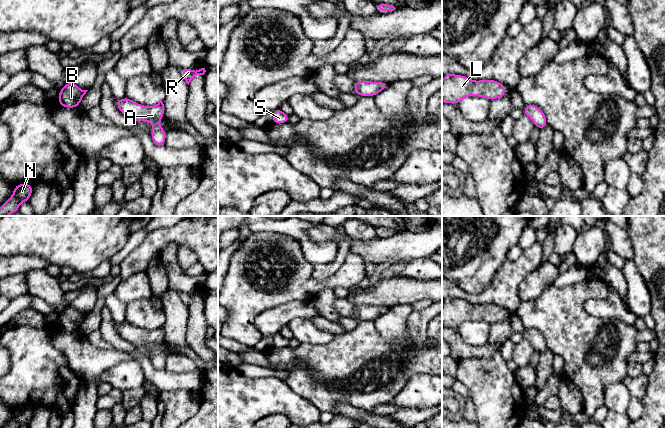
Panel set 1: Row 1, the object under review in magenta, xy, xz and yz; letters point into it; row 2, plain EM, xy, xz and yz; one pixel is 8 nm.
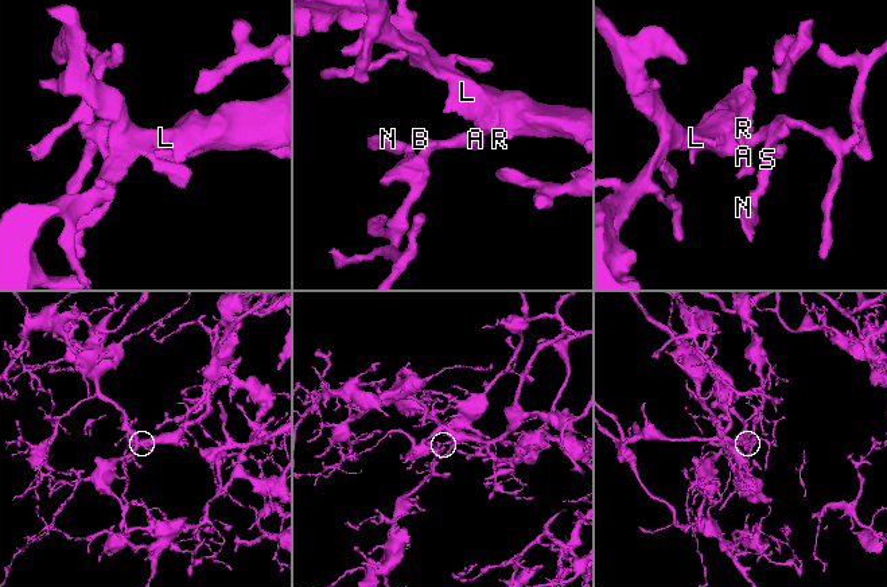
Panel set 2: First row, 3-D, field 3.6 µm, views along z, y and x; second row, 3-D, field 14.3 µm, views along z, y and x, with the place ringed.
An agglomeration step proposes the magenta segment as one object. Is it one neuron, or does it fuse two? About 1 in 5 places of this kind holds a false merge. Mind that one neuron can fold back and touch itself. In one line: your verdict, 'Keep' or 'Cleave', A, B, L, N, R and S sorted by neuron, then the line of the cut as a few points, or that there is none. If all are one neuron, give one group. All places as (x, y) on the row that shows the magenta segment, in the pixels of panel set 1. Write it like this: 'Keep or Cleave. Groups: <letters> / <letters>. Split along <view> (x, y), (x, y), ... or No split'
Keep. Groups: A B L N R S. No split

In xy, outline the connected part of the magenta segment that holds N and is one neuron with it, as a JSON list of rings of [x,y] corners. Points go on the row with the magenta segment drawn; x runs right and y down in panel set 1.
[[[22,183],[16,185],[13,195],[0,207],[0,216],[8,216],[9,214],[19,211],[20,203],[28,202],[32,192],[32,184]]]

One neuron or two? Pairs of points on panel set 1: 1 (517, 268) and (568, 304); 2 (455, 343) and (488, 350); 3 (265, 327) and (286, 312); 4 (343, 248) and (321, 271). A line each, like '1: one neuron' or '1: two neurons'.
1: two neurons
2: one neuron
3: one neuron
4: one neuron

